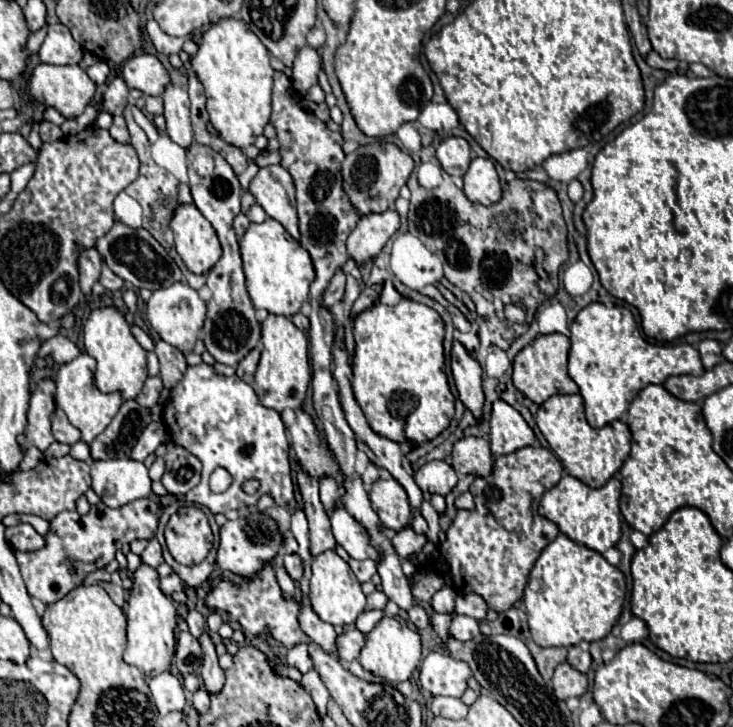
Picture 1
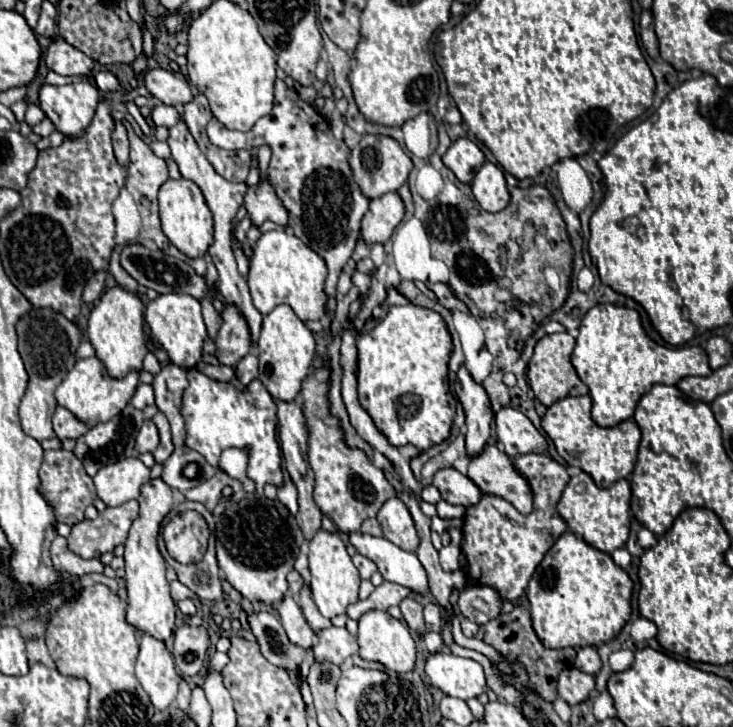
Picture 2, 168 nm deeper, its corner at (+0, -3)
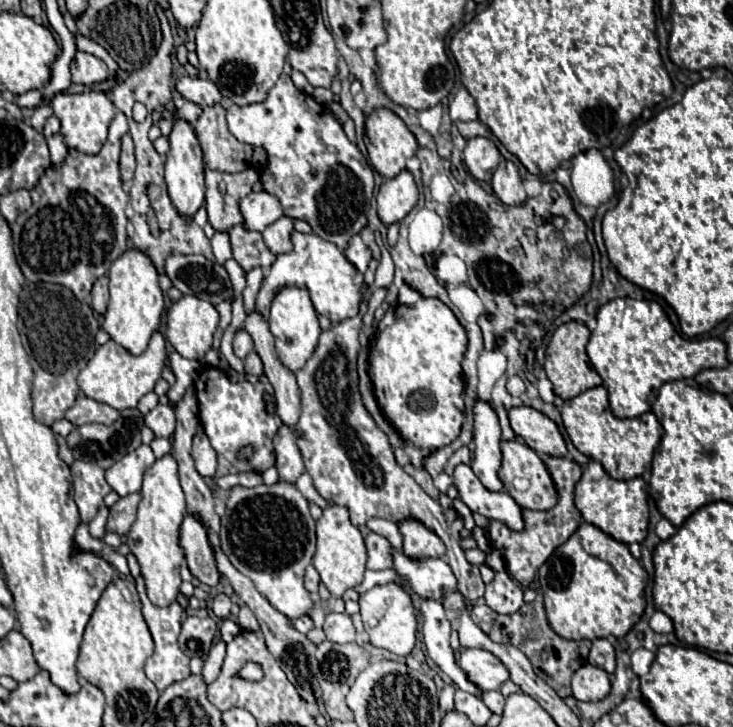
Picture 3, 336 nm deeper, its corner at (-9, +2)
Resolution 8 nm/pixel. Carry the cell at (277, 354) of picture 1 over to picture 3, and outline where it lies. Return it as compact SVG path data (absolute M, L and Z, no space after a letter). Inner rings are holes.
M283 287L277 291L271 303L271 315L269 315L269 331L275 337L275 351L283 365L287 365L291 371L297 371L305 365L305 361L313 355L317 347L317 339L321 333L317 311L309 299L309 291L301 287Z

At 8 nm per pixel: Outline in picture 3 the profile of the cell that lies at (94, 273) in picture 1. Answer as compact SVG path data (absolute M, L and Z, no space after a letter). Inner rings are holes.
M101 277L95 281L93 285L93 291L91 291L91 307L97 311L97 313L105 313L105 307L107 307L107 301L109 301L109 289L107 289L107 283L109 279L107 277Z

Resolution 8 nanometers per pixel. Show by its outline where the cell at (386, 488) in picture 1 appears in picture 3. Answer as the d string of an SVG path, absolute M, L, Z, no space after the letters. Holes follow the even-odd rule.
M405 519L399 523L399 529L403 533L405 555L409 555L409 559L429 559L429 557L443 559L445 557L443 541L419 521Z

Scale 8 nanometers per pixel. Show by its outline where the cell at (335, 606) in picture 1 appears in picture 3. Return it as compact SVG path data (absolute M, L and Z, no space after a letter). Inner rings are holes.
M329 505L327 509L323 509L321 519L317 519L317 551L313 557L313 565L333 597L343 597L347 589L363 581L365 561L367 561L367 549L363 543L363 535L349 521L347 507Z

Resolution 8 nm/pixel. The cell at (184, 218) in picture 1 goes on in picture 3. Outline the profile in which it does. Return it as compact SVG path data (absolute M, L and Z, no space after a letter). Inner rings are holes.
M175 119L173 129L169 133L169 153L167 153L167 161L165 161L165 183L167 183L169 195L173 199L173 205L185 217L193 217L193 213L205 203L201 145L197 141L193 125L185 123L185 119Z

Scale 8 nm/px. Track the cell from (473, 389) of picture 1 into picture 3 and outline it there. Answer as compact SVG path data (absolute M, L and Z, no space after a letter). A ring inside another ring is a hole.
M477 401L475 403L475 459L473 459L473 473L489 491L503 491L503 483L499 479L501 469L501 429L499 419L489 403Z

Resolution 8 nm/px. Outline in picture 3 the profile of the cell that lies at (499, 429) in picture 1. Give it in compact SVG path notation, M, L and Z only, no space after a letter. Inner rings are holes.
M513 407L509 411L511 427L531 449L549 457L565 457L567 445L555 421L533 407Z

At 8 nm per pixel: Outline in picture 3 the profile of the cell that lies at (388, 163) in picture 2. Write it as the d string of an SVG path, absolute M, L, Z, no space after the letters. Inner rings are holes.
M385 107L365 119L365 145L371 165L387 179L405 169L405 159L417 153L417 139L405 121Z

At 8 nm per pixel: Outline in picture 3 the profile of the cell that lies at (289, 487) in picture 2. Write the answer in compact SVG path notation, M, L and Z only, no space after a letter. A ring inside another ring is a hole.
M281 425L277 429L277 435L273 437L273 449L275 449L275 455L277 455L277 471L279 471L279 477L289 481L289 483L295 483L297 477L305 471L303 467L303 459L301 459L301 453L295 445L295 435L289 427Z

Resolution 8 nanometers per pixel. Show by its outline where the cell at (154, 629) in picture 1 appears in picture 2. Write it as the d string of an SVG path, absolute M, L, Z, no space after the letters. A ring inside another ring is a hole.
M162 478L150 480L148 484L142 486L142 494L140 494L138 502L140 502L140 514L130 528L130 534L126 540L126 550L124 550L124 560L126 560L126 578L124 580L126 580L126 590L128 590L126 620L140 634L156 636L158 640L166 642L174 634L176 604L170 598L170 586L164 576L166 564L156 546L156 538L160 532L160 522L172 508L172 490L168 484L162 482Z

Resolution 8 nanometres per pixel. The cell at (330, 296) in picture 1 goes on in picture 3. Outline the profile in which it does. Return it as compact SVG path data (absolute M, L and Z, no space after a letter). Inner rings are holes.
M353 235L353 239L349 241L347 259L357 267L359 273L365 273L367 263L371 261L371 251L369 251L369 247L363 243L361 235Z

